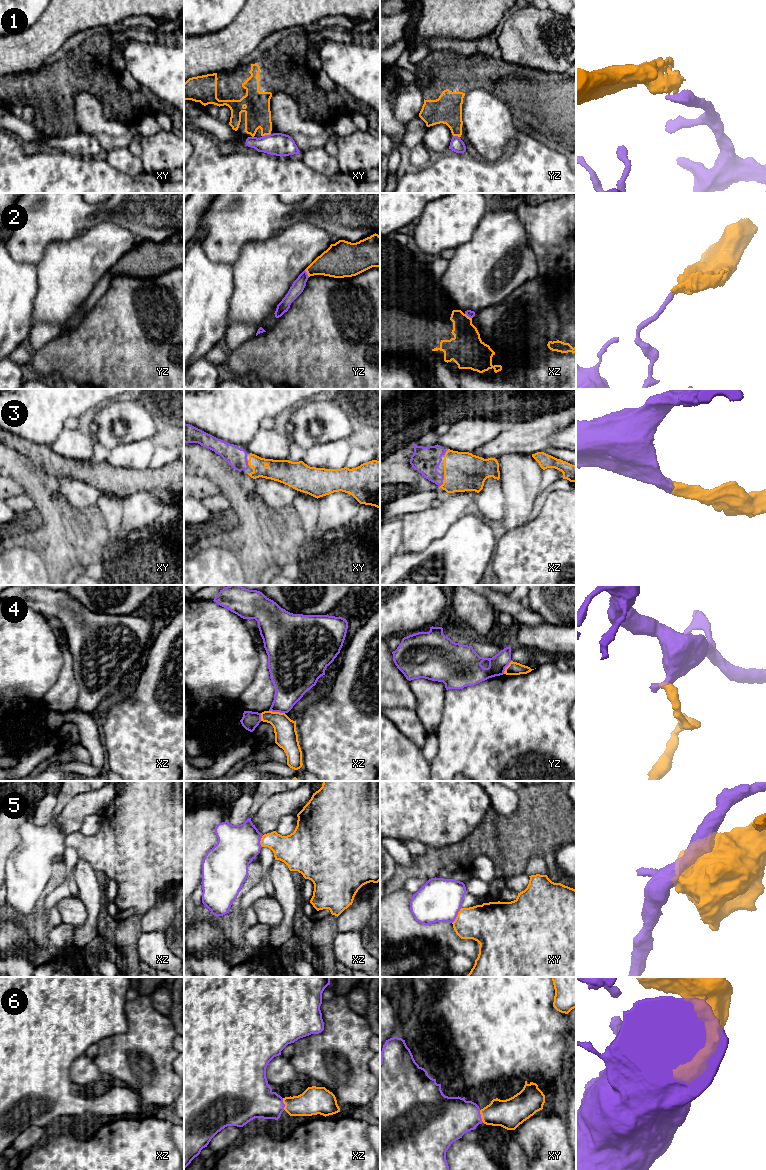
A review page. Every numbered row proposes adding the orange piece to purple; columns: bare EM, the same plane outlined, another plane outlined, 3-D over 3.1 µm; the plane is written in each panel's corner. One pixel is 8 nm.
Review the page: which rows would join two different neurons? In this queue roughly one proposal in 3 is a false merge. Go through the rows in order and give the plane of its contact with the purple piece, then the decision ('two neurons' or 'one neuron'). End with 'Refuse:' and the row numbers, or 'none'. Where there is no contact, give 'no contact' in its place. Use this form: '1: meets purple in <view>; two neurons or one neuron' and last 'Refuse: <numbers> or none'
1: meets purple in xy; two neurons
2: meets purple in yz; two neurons
3: meets purple in xz; one neuron
4: meets purple in xz; two neurons
5: meets purple in xy; two neurons
6: meets purple in xy; one neuron
Refuse: 1, 2, 4, 5

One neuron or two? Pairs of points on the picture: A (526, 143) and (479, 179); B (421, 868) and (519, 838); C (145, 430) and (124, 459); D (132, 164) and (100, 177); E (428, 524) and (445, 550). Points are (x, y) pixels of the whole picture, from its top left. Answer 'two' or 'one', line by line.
A: one
B: one
C: two
D: two
E: two

